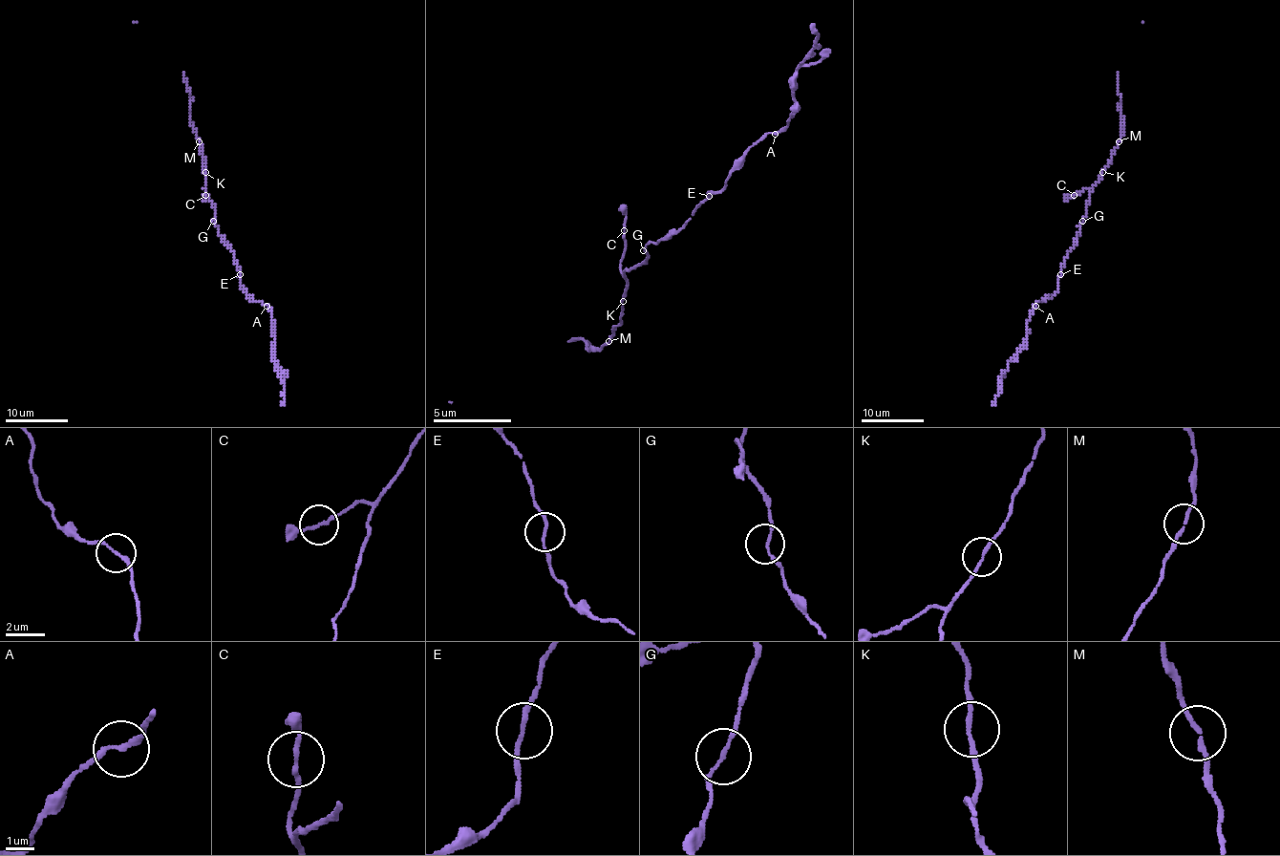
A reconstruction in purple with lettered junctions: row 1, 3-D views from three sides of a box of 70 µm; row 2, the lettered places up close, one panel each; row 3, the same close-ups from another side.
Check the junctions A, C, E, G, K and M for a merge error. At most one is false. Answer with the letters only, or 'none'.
none

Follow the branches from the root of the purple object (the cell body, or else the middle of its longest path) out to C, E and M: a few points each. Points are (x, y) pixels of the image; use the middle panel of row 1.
C: (647, 250), (647, 258), (643, 263), (630, 270), (623, 270), (623, 231)
E: (647, 250), (650, 243), (658, 243), (677, 231), (709, 196)
M: (647, 250), (647, 258), (623, 274), (627, 278), (623, 313), (615, 332), (608, 340)

